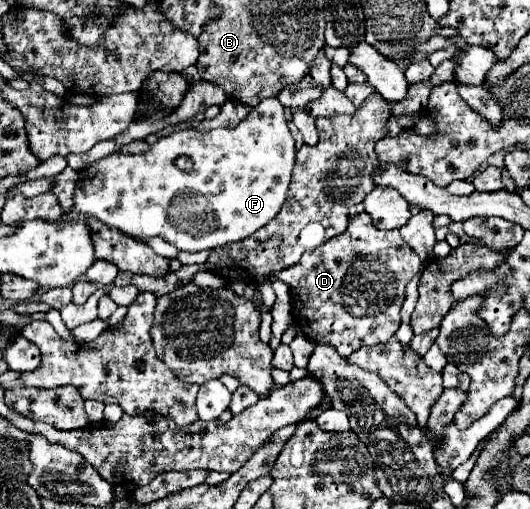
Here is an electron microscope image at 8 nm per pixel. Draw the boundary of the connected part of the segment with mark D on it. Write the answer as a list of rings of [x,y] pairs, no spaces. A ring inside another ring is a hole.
[[[358,213],[350,219],[348,229],[340,237],[334,237],[324,245],[316,247],[314,251],[304,253],[302,259],[292,265],[292,269],[280,271],[278,277],[290,287],[290,295],[294,301],[294,319],[300,331],[314,343],[328,343],[336,347],[342,357],[348,357],[362,345],[378,345],[394,337],[400,327],[404,285],[420,271],[420,265],[420,257],[396,229],[380,231],[374,227],[372,217],[368,217],[368,213]],[[392,281],[398,289],[396,295],[388,295],[386,291],[386,285]]]

